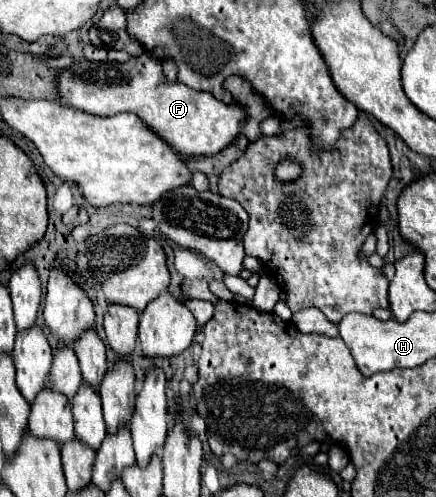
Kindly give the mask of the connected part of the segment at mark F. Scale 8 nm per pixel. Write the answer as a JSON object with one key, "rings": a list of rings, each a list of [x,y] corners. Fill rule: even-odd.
{"rings":[[[148,53],[134,57],[128,63],[96,63],[80,59],[56,75],[56,91],[62,105],[72,109],[112,117],[130,111],[138,115],[150,131],[166,139],[182,159],[196,155],[214,155],[228,147],[238,135],[244,111],[238,105],[224,105],[206,91],[194,91],[178,81],[168,83],[162,75],[162,65]]]}

